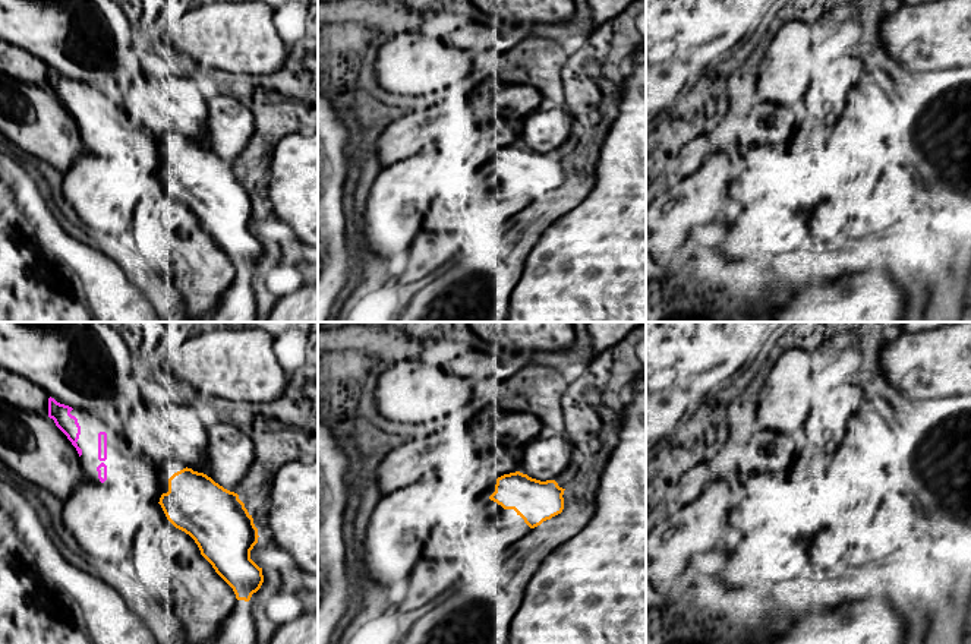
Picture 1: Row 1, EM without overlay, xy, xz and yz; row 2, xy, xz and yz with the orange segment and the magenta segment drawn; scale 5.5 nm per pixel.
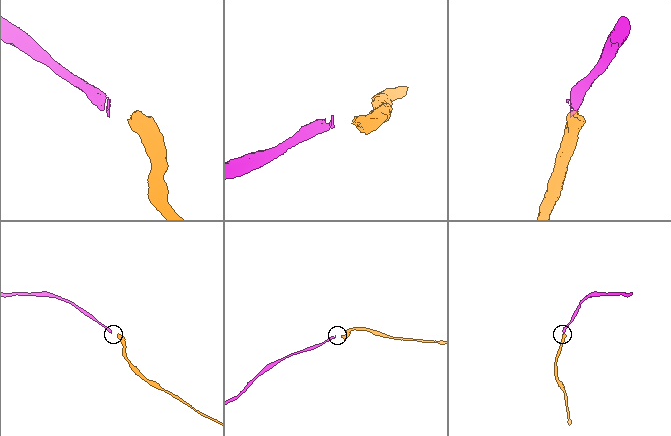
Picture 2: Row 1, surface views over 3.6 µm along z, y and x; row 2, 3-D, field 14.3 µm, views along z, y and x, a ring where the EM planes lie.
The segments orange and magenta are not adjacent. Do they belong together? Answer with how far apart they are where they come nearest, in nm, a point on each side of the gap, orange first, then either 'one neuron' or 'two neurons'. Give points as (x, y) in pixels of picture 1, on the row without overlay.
320 nm | xy (160, 170), (106, 151) | two neurons

